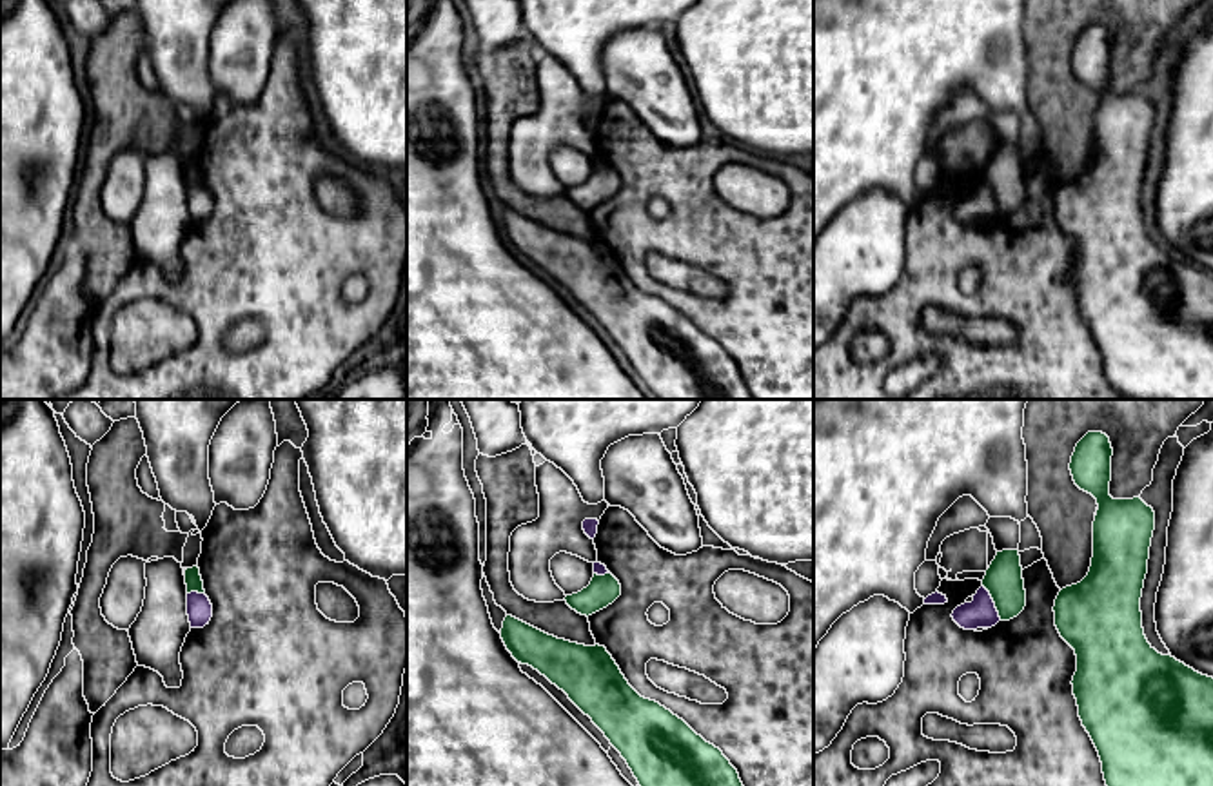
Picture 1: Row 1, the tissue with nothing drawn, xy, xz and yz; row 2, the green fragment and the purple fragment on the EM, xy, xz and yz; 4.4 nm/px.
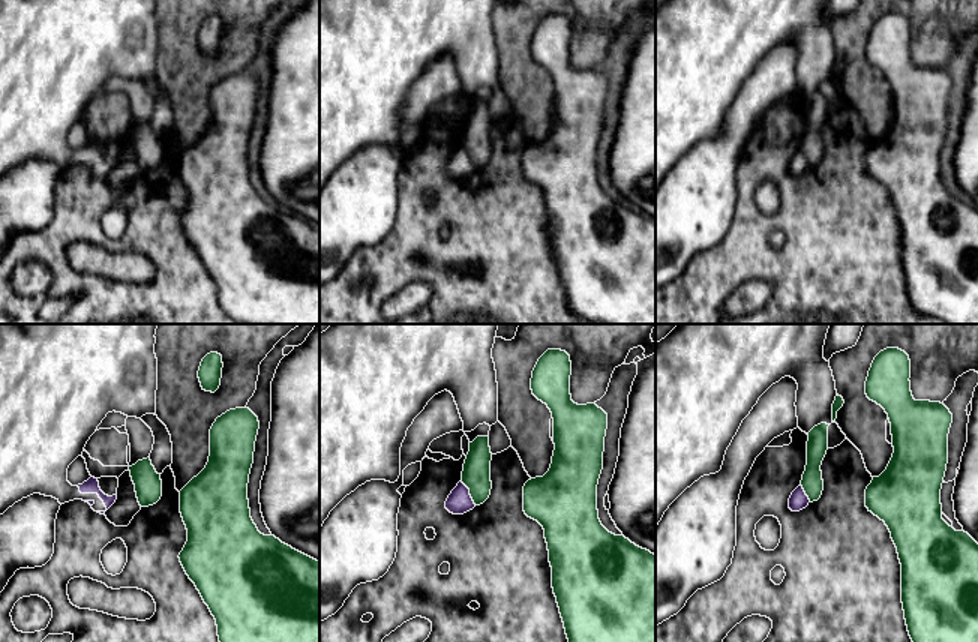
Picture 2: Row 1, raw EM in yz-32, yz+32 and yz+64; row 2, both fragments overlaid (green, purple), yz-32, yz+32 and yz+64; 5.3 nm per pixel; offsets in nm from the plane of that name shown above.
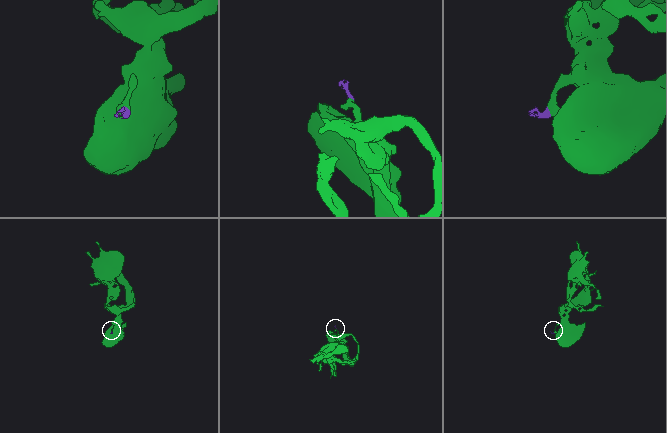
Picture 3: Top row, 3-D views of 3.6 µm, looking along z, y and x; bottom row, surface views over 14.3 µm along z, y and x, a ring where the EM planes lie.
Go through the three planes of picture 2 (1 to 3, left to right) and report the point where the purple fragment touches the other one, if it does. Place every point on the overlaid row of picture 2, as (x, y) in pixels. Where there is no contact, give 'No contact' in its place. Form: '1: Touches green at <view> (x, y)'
1: No contact
2: Touches green at yz+32 (470, 494)
3: Touches green at yz+64 (806, 494)

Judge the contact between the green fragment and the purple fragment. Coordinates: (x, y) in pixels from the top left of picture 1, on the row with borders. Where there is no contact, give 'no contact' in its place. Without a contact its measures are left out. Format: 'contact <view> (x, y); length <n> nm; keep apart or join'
contact yz (994, 601); length 180 nm; keep apart

